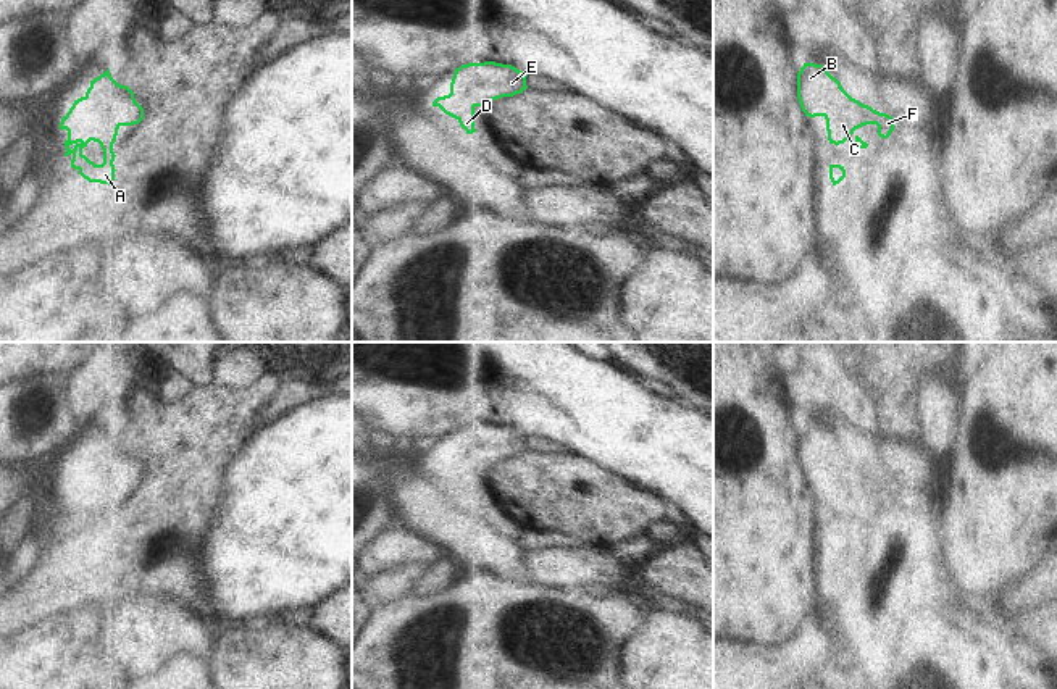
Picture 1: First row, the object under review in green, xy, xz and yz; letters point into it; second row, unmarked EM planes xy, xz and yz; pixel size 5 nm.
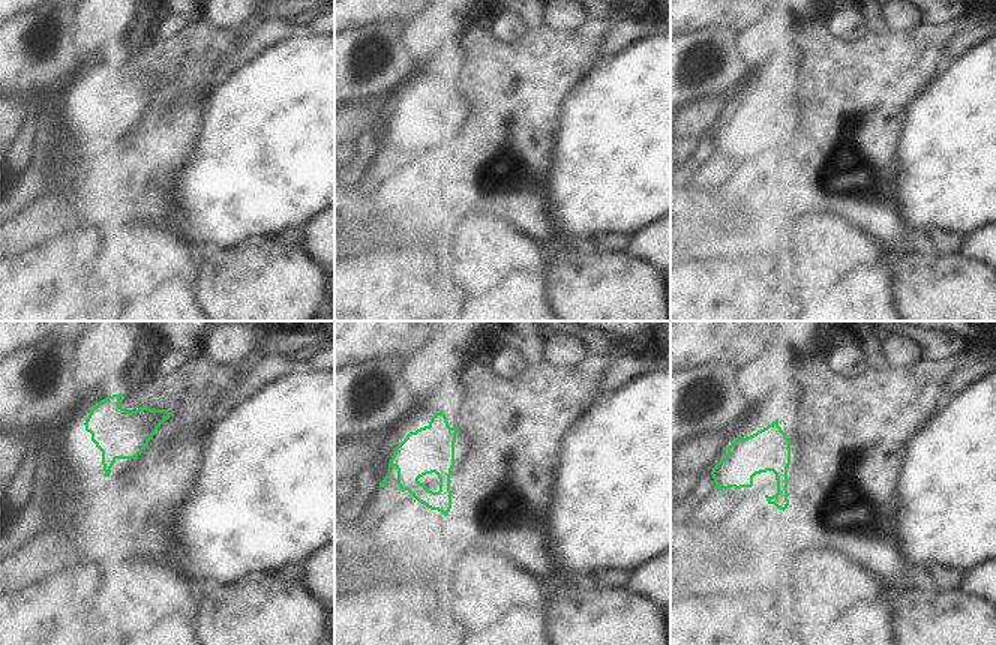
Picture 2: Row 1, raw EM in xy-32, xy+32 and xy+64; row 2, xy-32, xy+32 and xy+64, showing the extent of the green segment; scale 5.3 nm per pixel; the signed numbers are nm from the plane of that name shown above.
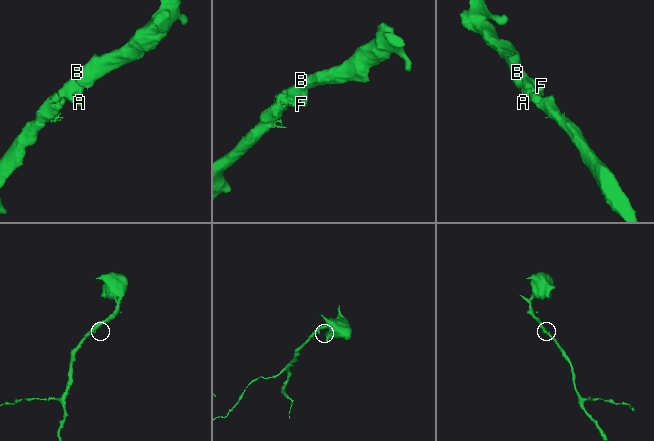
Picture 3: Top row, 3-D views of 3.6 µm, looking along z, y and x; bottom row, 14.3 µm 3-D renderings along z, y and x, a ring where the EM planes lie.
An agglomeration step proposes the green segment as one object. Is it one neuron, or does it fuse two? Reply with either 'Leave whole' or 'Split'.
Leave whole.

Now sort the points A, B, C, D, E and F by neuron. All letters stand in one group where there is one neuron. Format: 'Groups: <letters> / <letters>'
Groups: A B C D E F.

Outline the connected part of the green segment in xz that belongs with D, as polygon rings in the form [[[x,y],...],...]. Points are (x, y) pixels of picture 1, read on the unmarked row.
[[[495,423],[468,424],[455,431],[450,455],[437,458],[432,468],[455,479],[466,495],[474,491],[474,470],[528,450],[526,434]]]

